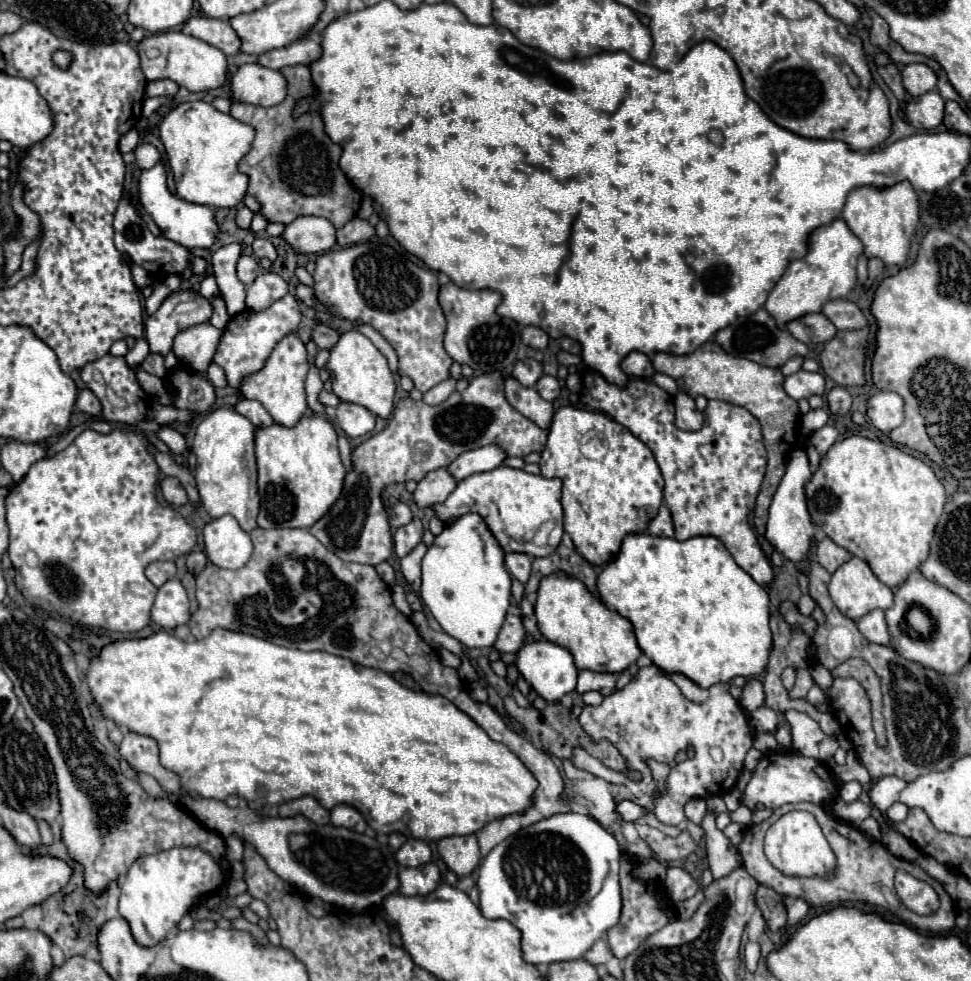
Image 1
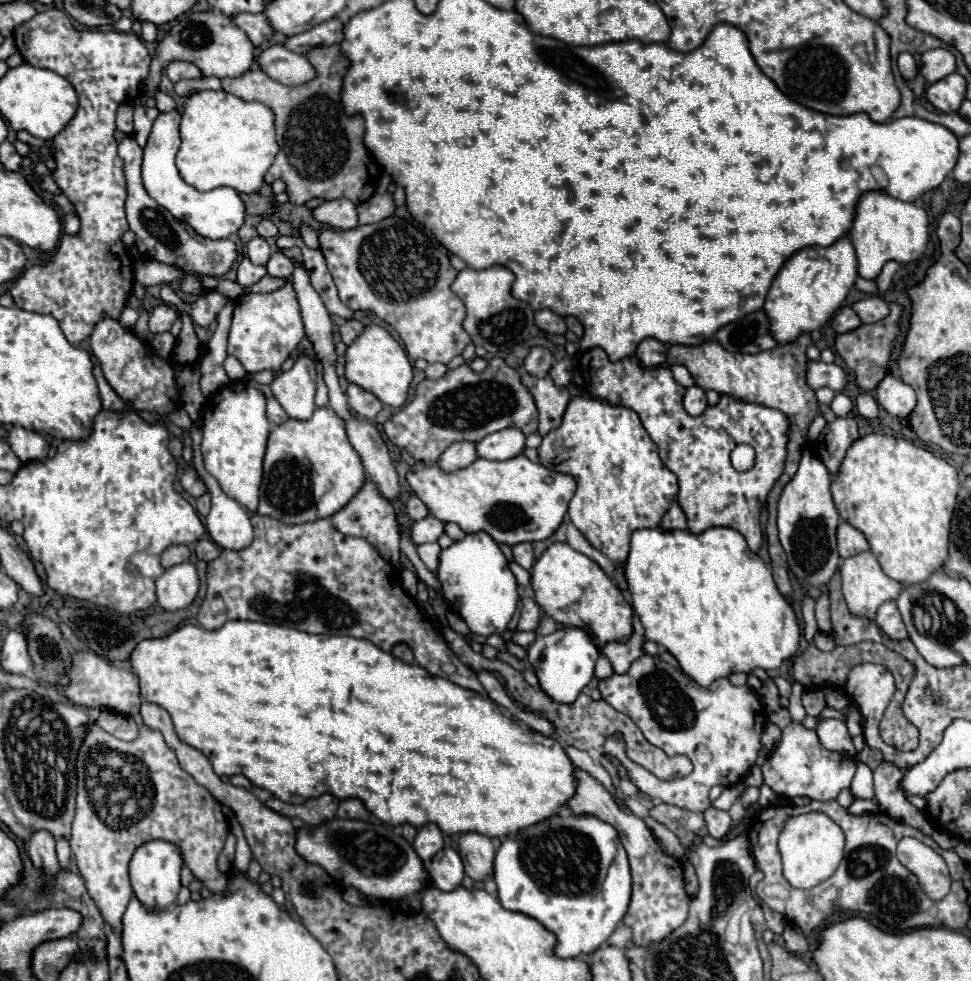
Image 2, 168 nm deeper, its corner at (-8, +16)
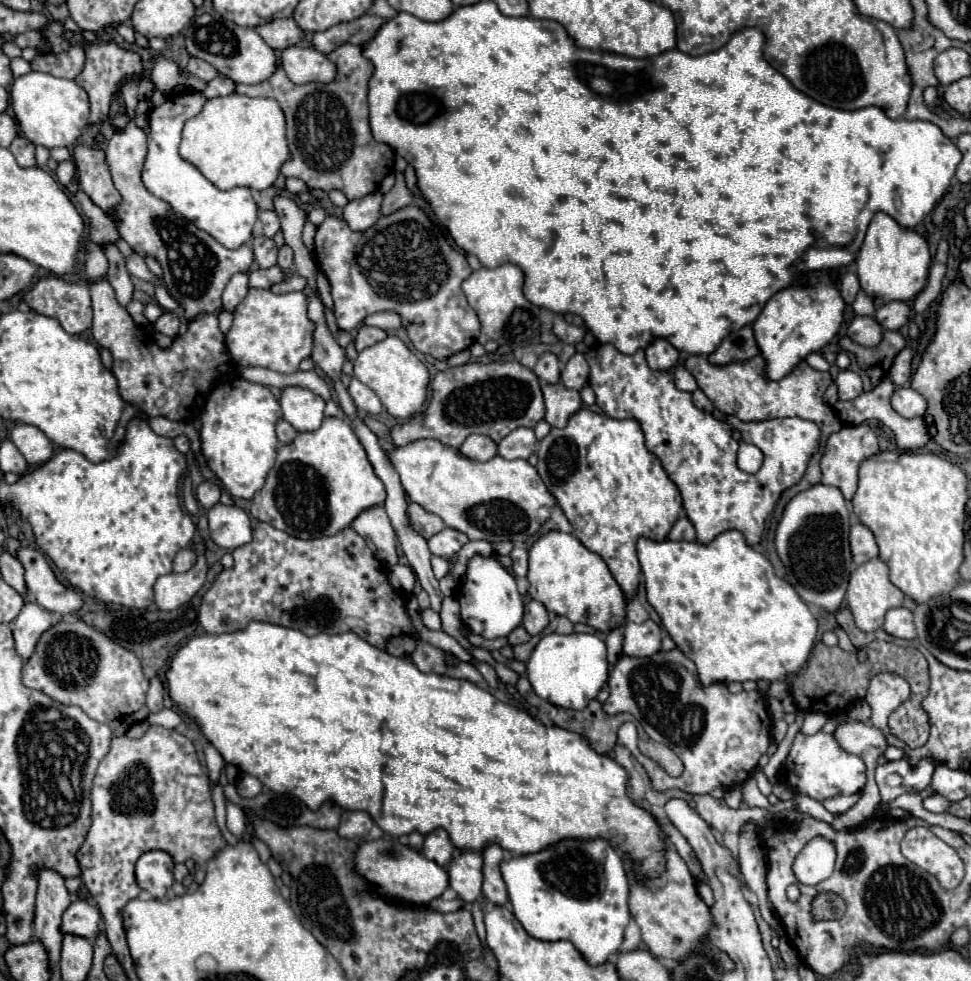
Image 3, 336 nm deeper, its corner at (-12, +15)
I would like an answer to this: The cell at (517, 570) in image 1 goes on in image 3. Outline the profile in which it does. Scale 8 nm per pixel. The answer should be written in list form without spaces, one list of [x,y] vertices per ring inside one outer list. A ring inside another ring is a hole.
[[[515,547],[511,551],[511,559],[513,559],[513,571],[515,571],[515,575],[517,577],[525,577],[527,575],[527,559],[529,559],[527,549]]]

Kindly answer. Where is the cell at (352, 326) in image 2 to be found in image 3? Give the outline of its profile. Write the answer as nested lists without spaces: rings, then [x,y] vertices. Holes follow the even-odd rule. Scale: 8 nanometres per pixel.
[[[363,325],[363,327],[357,329],[355,347],[357,347],[357,351],[363,351],[365,347],[369,347],[369,345],[373,345],[373,343],[385,339],[385,337],[387,337],[387,333],[385,333],[383,329],[377,329],[377,327],[365,327],[365,325]]]

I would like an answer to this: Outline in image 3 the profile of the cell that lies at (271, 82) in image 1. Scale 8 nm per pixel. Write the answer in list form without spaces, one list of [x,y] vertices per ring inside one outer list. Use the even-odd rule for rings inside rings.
[[[287,47],[281,53],[279,63],[285,69],[287,77],[297,85],[305,85],[311,81],[329,83],[335,79],[335,65],[313,47]]]

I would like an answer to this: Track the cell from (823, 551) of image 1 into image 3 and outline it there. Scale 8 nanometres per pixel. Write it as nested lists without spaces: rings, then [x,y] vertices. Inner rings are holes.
[[[855,523],[851,525],[851,533],[849,533],[849,545],[851,545],[851,555],[853,555],[853,561],[857,565],[877,557],[877,541],[873,537],[873,533],[861,525],[861,523]]]

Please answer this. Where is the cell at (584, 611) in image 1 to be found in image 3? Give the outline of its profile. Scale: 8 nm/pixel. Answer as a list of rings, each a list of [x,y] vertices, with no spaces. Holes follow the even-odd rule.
[[[549,531],[543,535],[531,549],[529,549],[529,595],[535,601],[541,601],[547,611],[553,611],[555,615],[563,615],[573,623],[585,623],[591,625],[595,631],[607,635],[611,629],[621,627],[627,617],[627,603],[621,587],[617,585],[615,577],[611,575],[607,563],[593,551],[589,551],[575,535],[563,533],[563,531]]]

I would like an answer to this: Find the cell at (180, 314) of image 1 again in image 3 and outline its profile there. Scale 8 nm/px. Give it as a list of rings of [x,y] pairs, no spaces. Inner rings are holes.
[[[165,311],[153,325],[155,325],[155,329],[157,329],[159,333],[169,335],[169,337],[175,337],[177,331],[179,331],[179,317],[177,317],[175,313]]]

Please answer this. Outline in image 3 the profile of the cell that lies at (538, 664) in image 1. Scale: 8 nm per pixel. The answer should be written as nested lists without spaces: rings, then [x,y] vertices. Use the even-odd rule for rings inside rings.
[[[549,633],[537,643],[527,661],[527,679],[531,681],[533,691],[541,699],[565,709],[583,709],[591,699],[595,699],[607,681],[607,673],[605,641],[595,633]]]

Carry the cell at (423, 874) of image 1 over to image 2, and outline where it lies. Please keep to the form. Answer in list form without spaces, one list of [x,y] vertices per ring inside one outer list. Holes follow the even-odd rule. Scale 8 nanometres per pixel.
[[[453,848],[439,852],[439,856],[435,856],[435,860],[431,860],[427,870],[431,872],[433,884],[443,892],[451,892],[451,890],[459,888],[465,878],[463,860],[461,860],[459,852]]]

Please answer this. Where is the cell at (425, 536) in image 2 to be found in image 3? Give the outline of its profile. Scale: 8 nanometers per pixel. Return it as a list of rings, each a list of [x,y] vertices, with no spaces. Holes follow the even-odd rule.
[[[443,529],[439,533],[435,533],[435,537],[429,539],[429,549],[435,555],[441,555],[445,559],[449,559],[453,553],[457,553],[465,543],[467,543],[467,535],[455,529]]]

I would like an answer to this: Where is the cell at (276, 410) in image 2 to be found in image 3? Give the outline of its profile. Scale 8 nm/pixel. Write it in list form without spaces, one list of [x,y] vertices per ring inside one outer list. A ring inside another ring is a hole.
[[[285,419],[277,421],[277,439],[279,439],[279,443],[289,443],[289,441],[293,441],[295,435],[297,435],[297,431]]]

